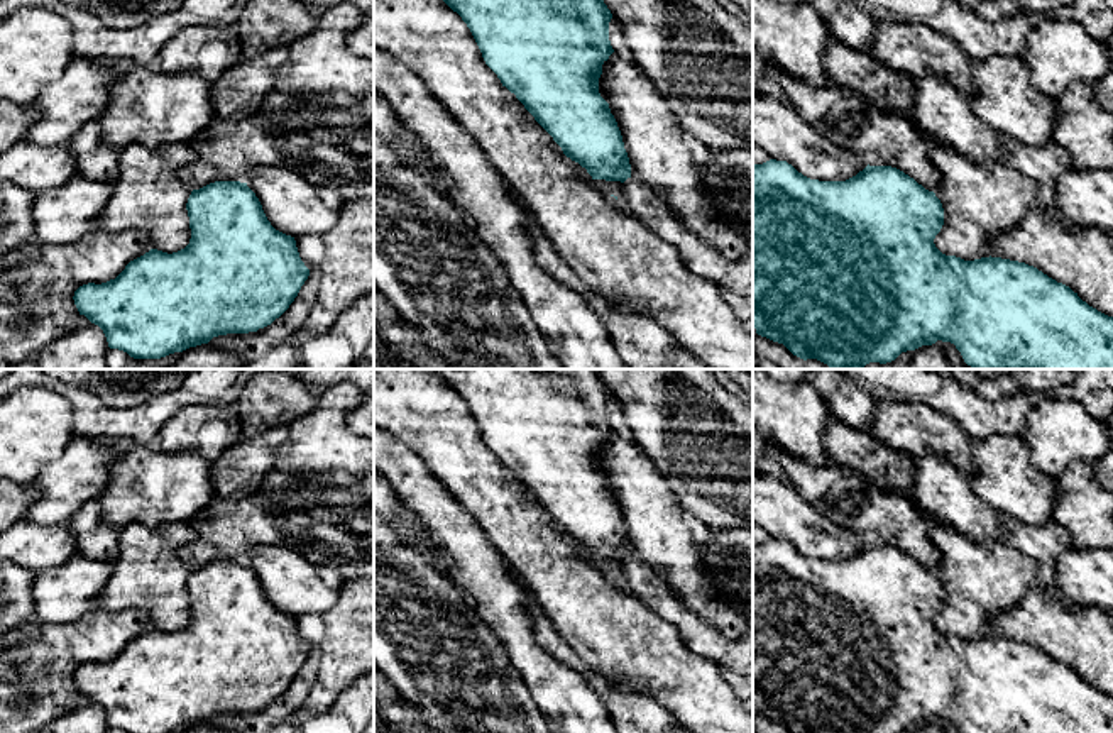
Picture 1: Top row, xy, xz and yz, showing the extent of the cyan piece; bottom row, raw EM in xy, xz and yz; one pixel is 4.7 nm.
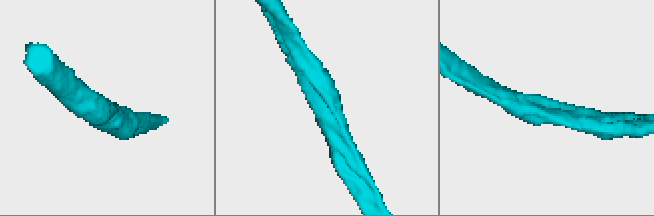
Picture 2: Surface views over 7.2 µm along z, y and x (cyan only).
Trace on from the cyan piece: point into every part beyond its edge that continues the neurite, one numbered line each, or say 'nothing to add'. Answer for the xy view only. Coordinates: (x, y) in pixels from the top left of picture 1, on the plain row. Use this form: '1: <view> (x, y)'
nothing to add

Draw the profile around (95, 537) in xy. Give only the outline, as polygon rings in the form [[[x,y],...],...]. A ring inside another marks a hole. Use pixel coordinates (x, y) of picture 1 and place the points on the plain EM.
[[[98,499],[86,501],[68,521],[66,526],[76,538],[80,555],[113,562],[118,557],[120,528],[105,520]]]

